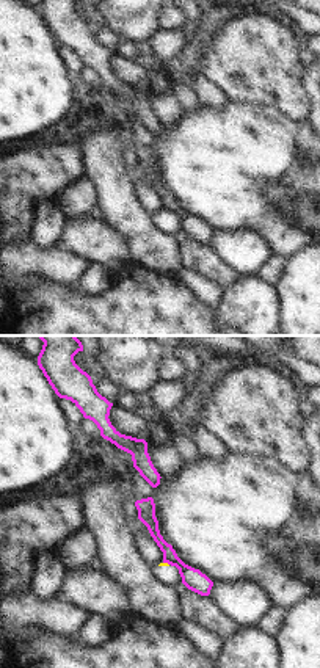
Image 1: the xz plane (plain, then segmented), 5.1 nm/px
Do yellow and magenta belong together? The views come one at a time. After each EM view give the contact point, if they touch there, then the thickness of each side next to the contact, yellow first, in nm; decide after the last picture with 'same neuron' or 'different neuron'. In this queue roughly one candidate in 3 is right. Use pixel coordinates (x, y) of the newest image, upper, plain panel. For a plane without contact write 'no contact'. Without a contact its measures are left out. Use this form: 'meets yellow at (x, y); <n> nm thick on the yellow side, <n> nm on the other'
meets yellow at (167, 212); 20 nm thick on the yellow side, 110 nm on the other

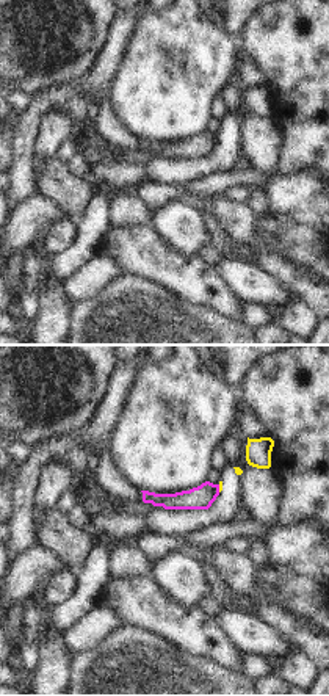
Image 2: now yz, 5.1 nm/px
meets yellow at (220, 137); 20 nm thick on the yellow side, 120 nm on the other

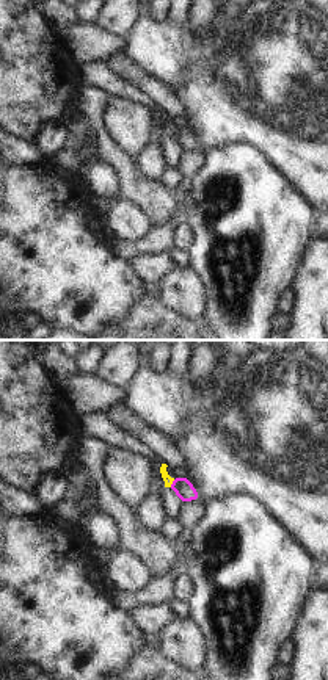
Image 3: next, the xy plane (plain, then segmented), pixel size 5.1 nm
meets yellow at (171, 132); 50 nm thick on the yellow side, 100 nm on the other

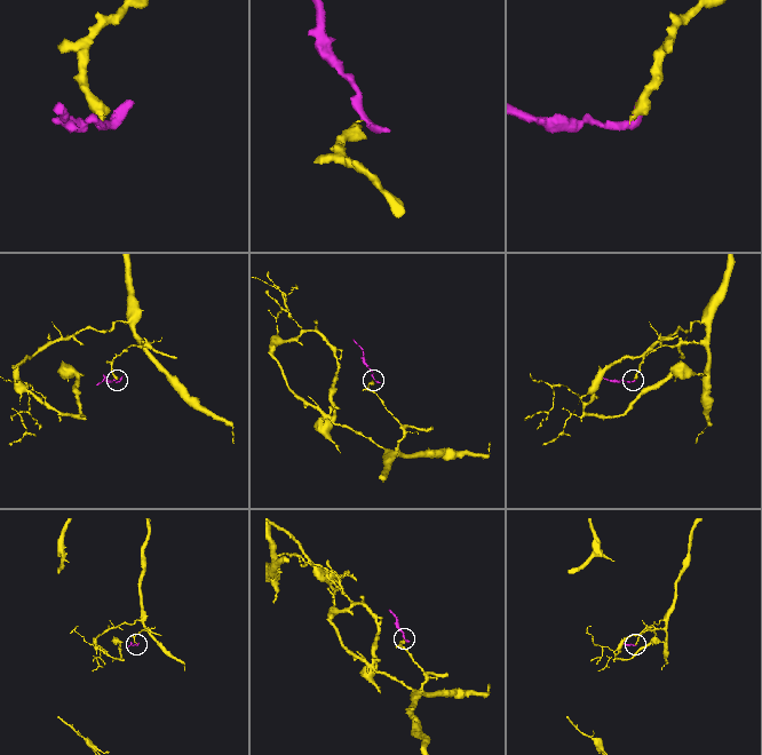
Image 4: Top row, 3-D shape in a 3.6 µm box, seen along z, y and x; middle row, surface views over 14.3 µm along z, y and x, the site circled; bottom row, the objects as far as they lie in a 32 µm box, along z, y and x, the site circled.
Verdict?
different neuron

